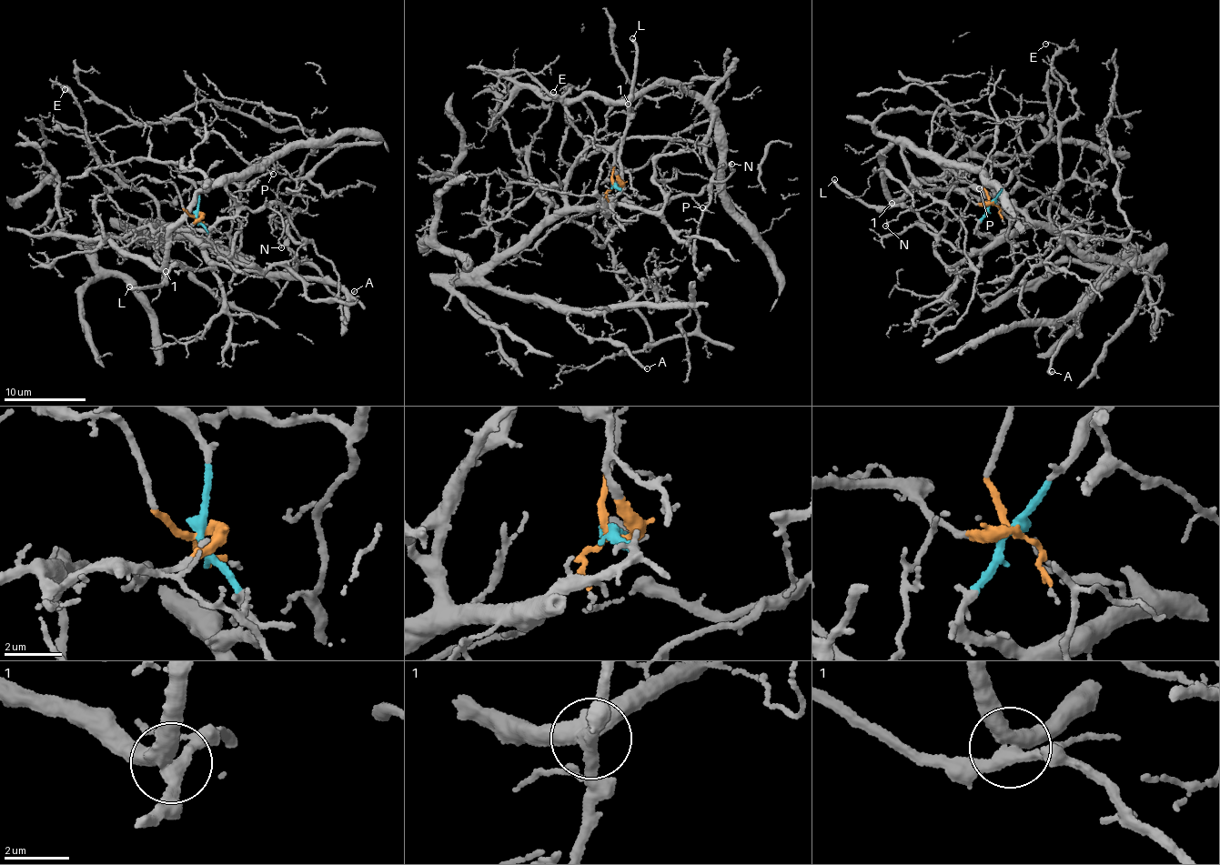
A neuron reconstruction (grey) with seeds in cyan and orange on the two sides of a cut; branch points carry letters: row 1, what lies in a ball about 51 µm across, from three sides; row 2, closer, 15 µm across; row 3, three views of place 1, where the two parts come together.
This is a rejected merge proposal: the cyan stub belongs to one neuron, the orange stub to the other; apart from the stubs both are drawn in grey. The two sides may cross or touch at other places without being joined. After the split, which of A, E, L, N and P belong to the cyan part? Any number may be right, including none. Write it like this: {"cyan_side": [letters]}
{"cyan_side": ["A", "E", "L"]}

